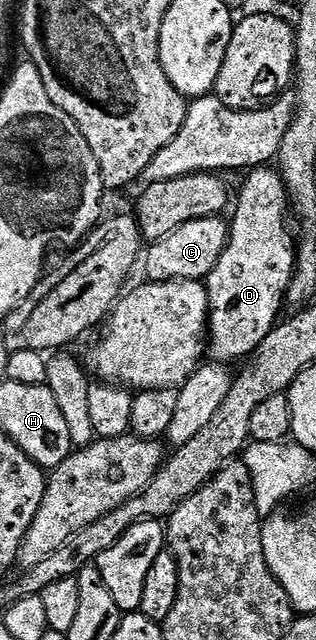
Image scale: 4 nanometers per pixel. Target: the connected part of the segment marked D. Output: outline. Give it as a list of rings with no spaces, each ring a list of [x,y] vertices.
[[[254,168],[244,178],[241,195],[236,195],[231,210],[233,218],[223,256],[219,256],[219,264],[215,264],[207,279],[207,354],[217,364],[248,359],[273,331],[282,317],[281,306],[286,305],[285,294],[297,259],[295,237],[289,231],[291,203],[280,173],[273,168]]]

